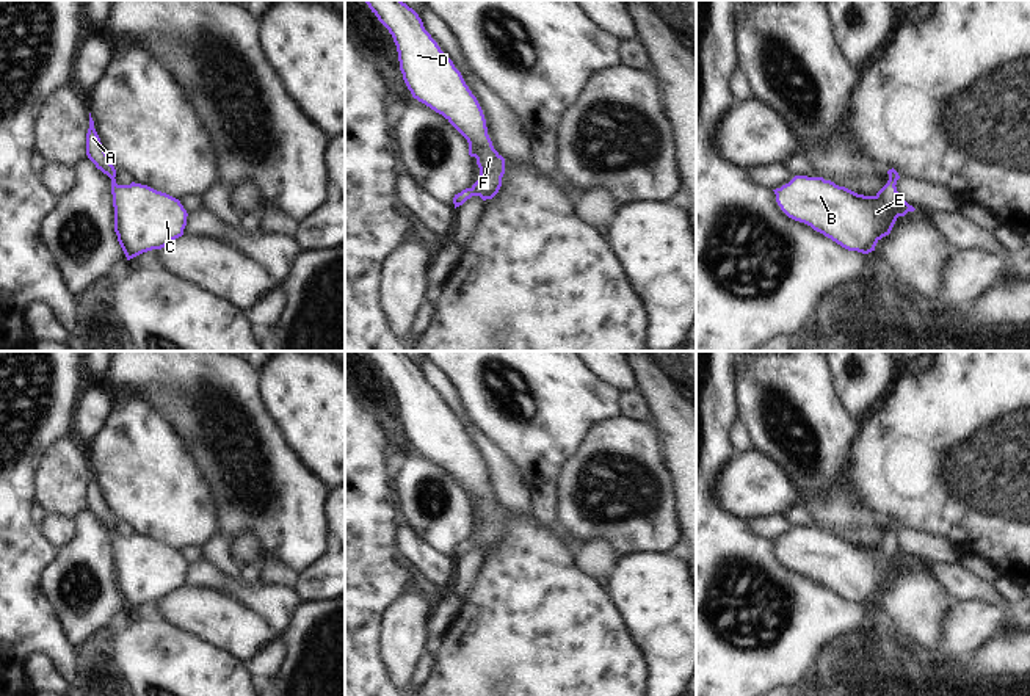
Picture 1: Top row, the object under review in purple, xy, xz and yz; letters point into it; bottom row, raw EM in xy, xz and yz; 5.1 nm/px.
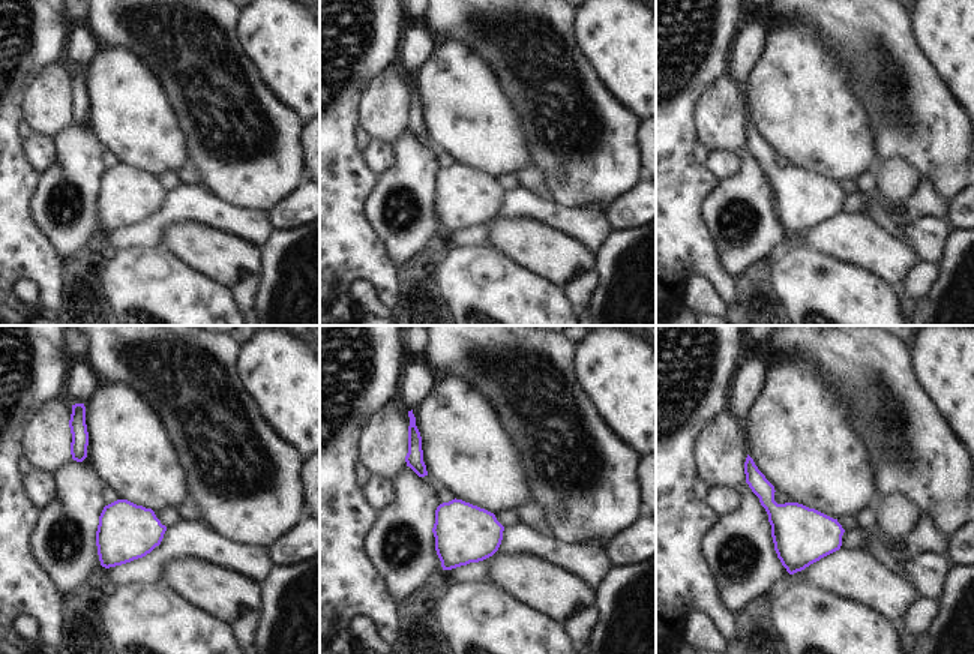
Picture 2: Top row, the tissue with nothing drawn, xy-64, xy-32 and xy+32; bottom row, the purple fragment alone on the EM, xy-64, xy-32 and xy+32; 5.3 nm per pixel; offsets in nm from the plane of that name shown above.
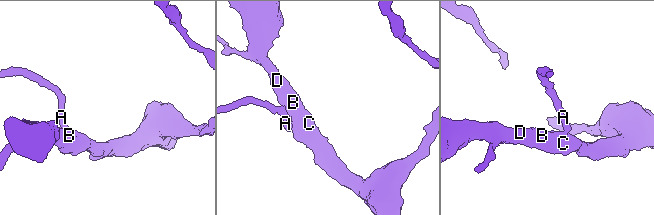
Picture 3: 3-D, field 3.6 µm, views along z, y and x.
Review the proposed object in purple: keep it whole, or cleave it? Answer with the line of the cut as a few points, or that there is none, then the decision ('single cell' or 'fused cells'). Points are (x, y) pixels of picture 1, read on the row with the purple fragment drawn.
cut none; single cell

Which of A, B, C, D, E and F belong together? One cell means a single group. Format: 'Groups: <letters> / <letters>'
Groups: A B C D E F.

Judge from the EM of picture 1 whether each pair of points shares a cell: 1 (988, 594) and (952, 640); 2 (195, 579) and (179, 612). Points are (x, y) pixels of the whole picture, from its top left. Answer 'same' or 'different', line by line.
1: different
2: different

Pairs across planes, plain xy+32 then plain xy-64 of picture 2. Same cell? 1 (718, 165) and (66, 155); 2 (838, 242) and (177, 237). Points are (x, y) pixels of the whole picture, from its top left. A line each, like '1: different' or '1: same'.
1: different
2: same

